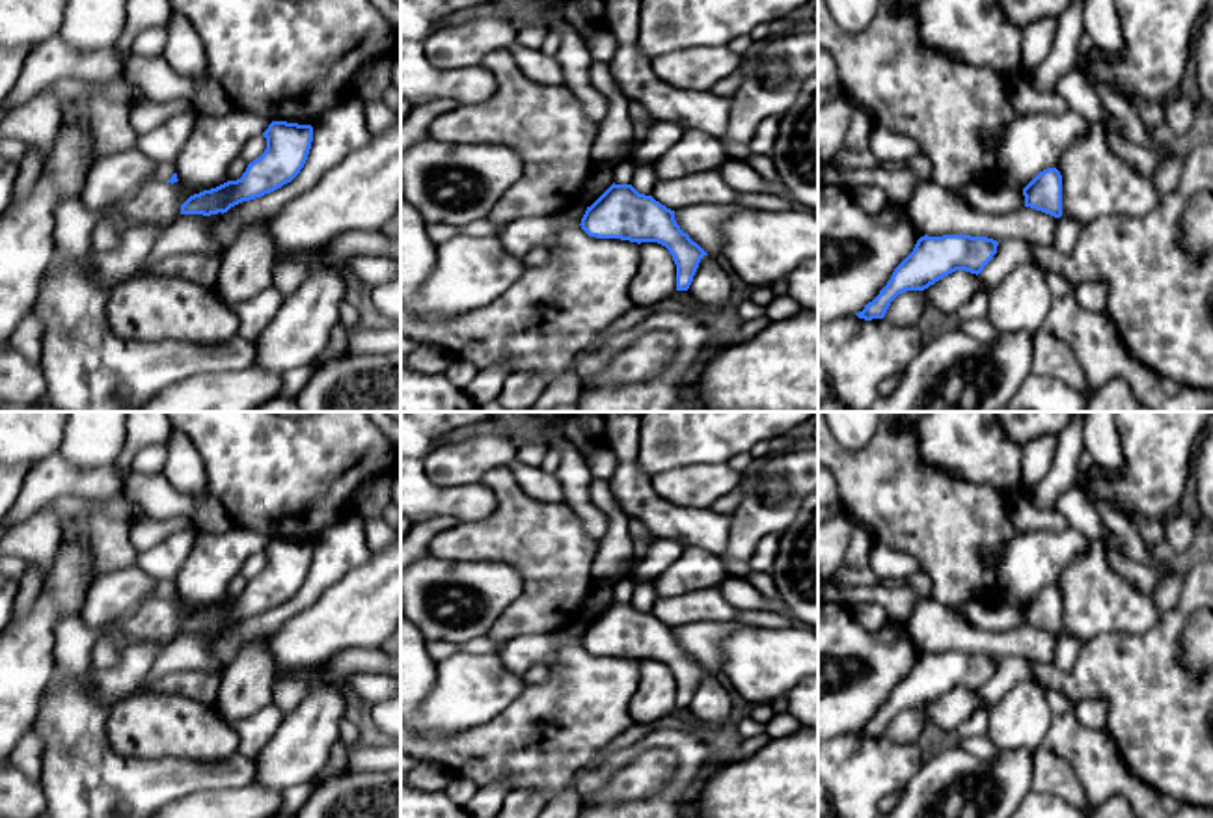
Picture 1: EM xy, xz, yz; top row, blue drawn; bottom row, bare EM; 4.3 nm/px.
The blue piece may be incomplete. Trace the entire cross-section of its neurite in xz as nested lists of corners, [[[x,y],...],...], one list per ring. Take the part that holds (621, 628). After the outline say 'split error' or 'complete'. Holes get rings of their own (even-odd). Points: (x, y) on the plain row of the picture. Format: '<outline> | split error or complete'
[[[611,602],[581,635],[581,647],[596,656],[658,660],[669,667],[676,682],[676,708],[688,708],[699,680],[708,673],[652,613],[639,611],[632,602]]] | complete

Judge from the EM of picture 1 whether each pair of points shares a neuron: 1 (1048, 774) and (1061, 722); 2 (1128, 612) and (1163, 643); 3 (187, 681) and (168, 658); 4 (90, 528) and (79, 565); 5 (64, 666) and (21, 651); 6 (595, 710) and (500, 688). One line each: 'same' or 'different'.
1: different
2: different
3: different
4: different
5: different
6: different

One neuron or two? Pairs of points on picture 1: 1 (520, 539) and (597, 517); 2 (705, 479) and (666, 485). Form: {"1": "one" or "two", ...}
{"1": "two", "2": "one"}

